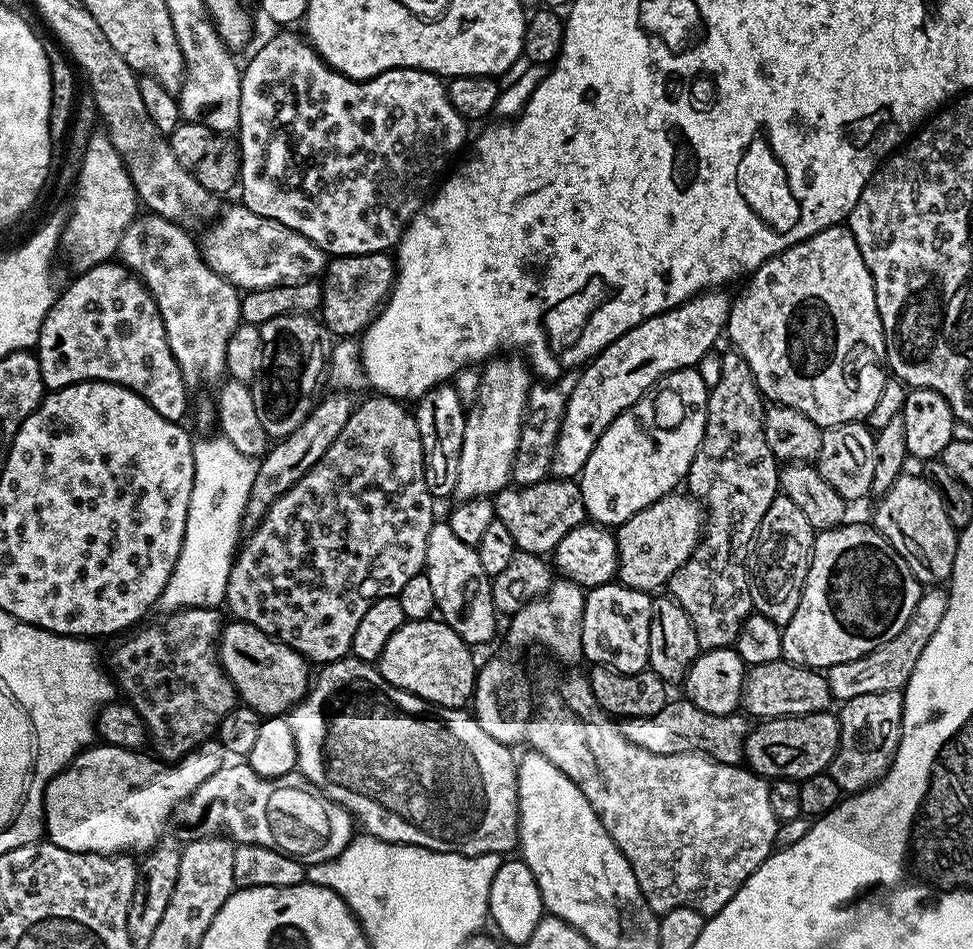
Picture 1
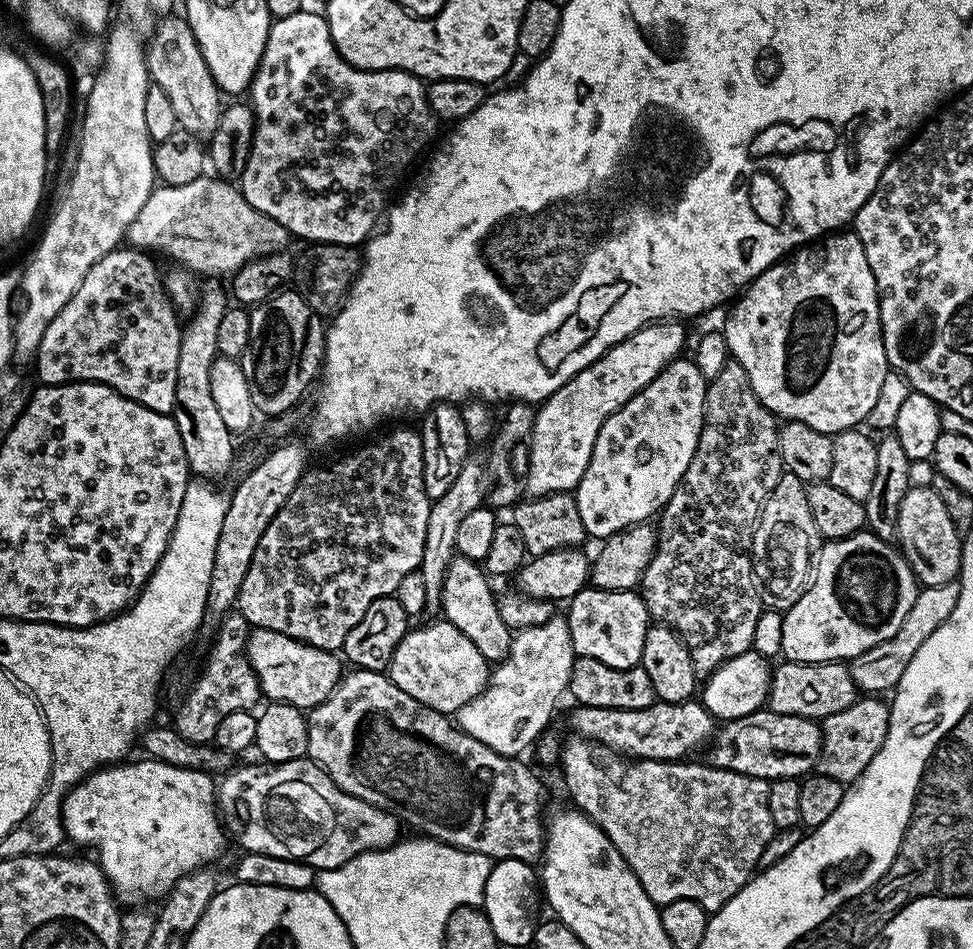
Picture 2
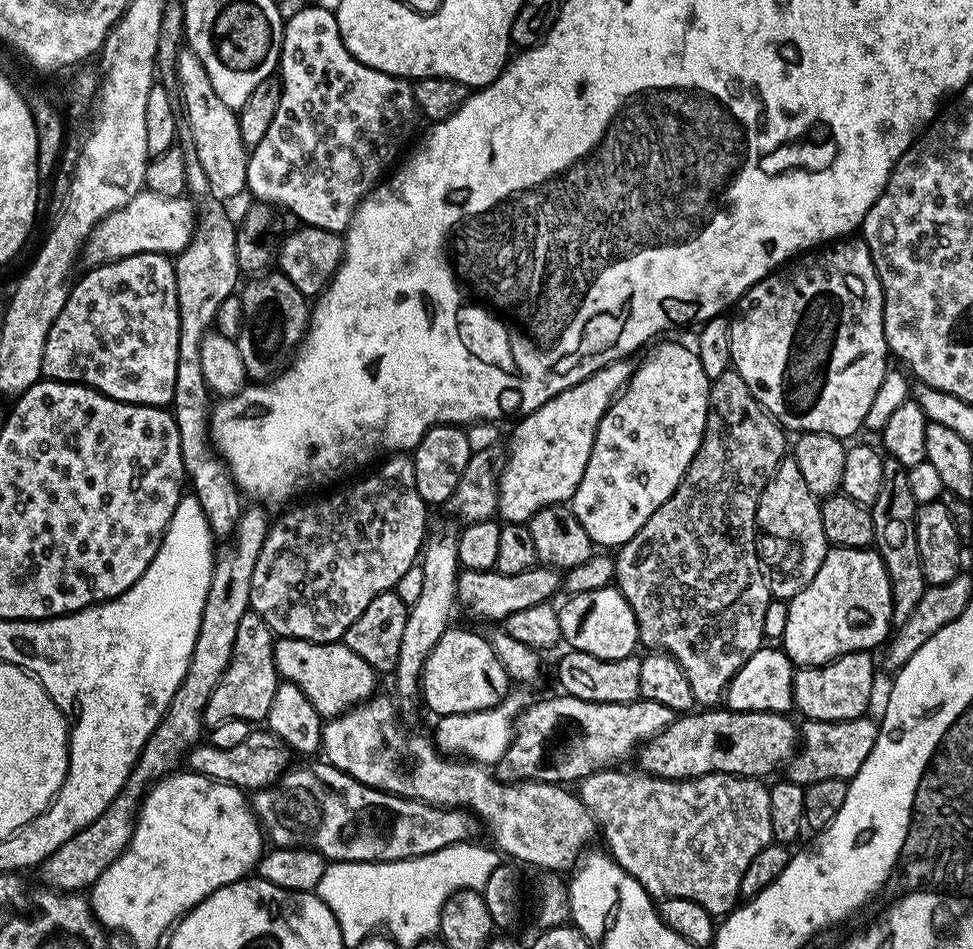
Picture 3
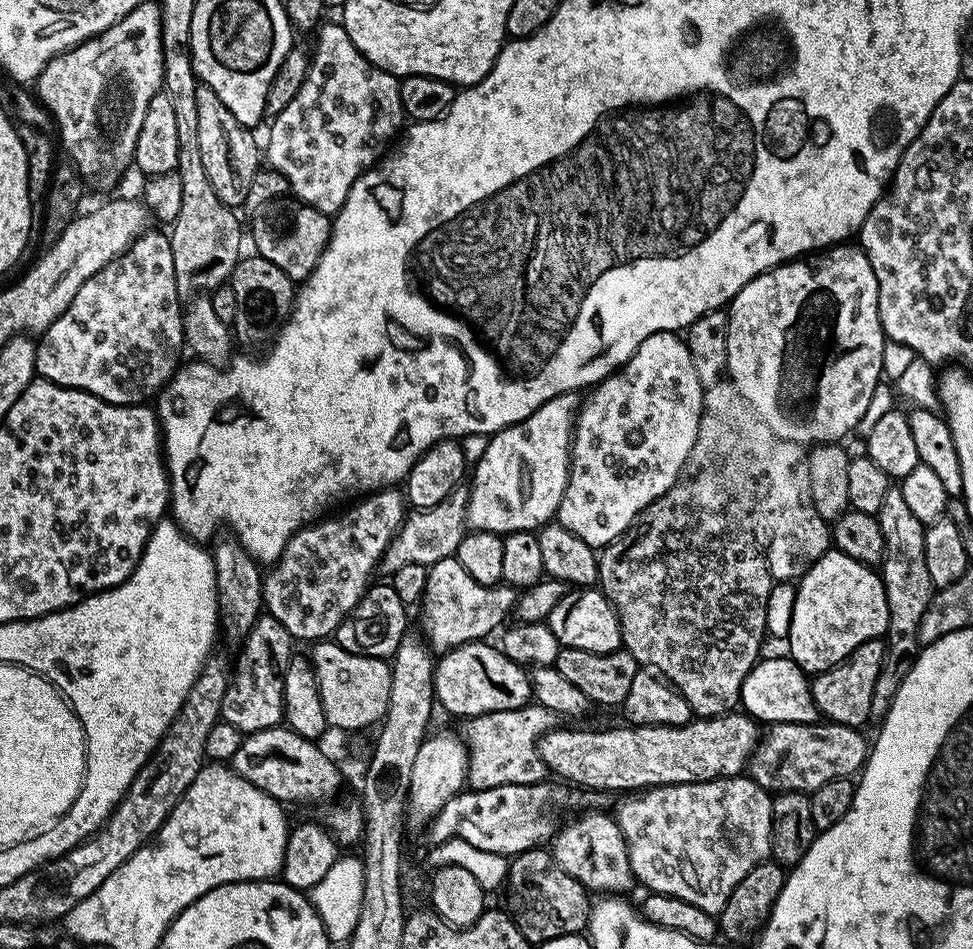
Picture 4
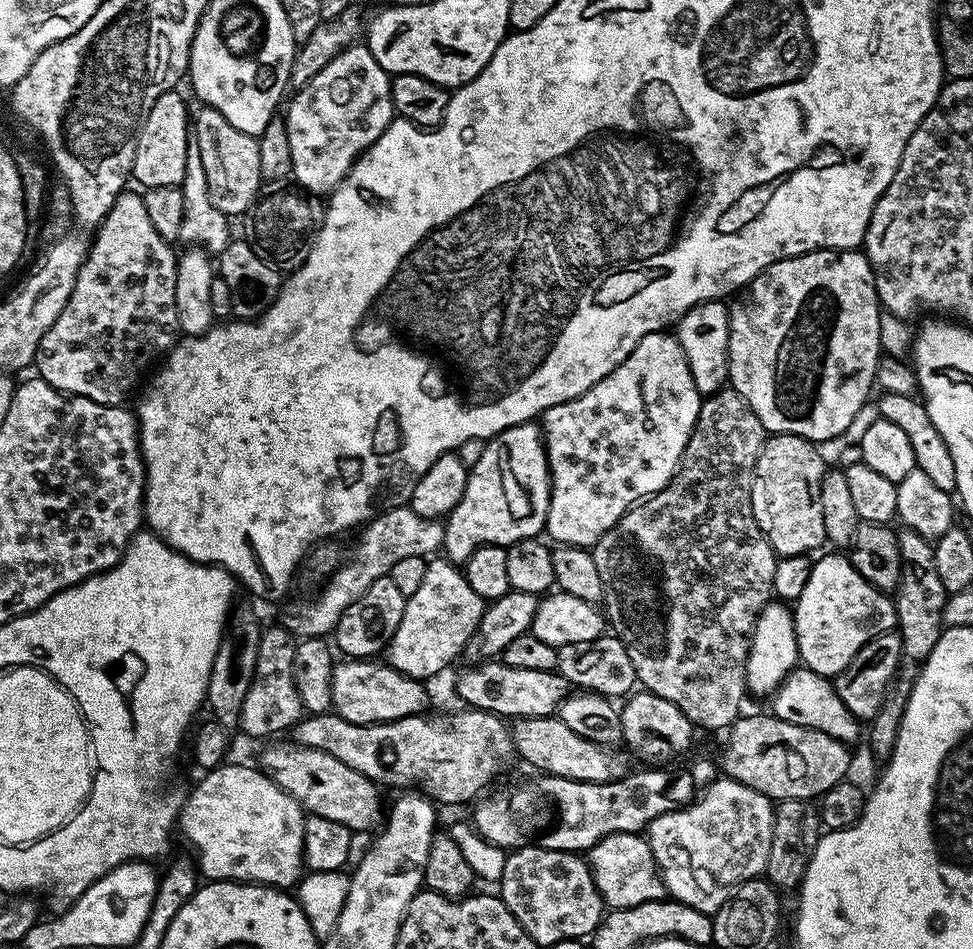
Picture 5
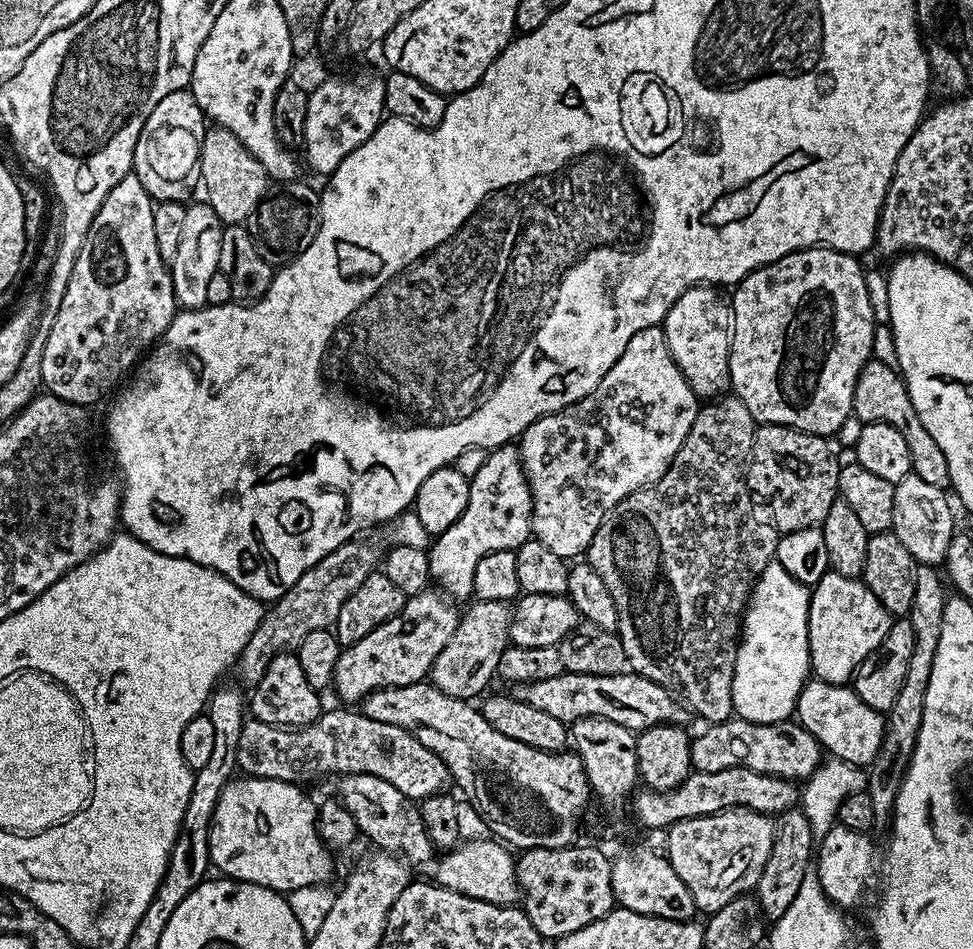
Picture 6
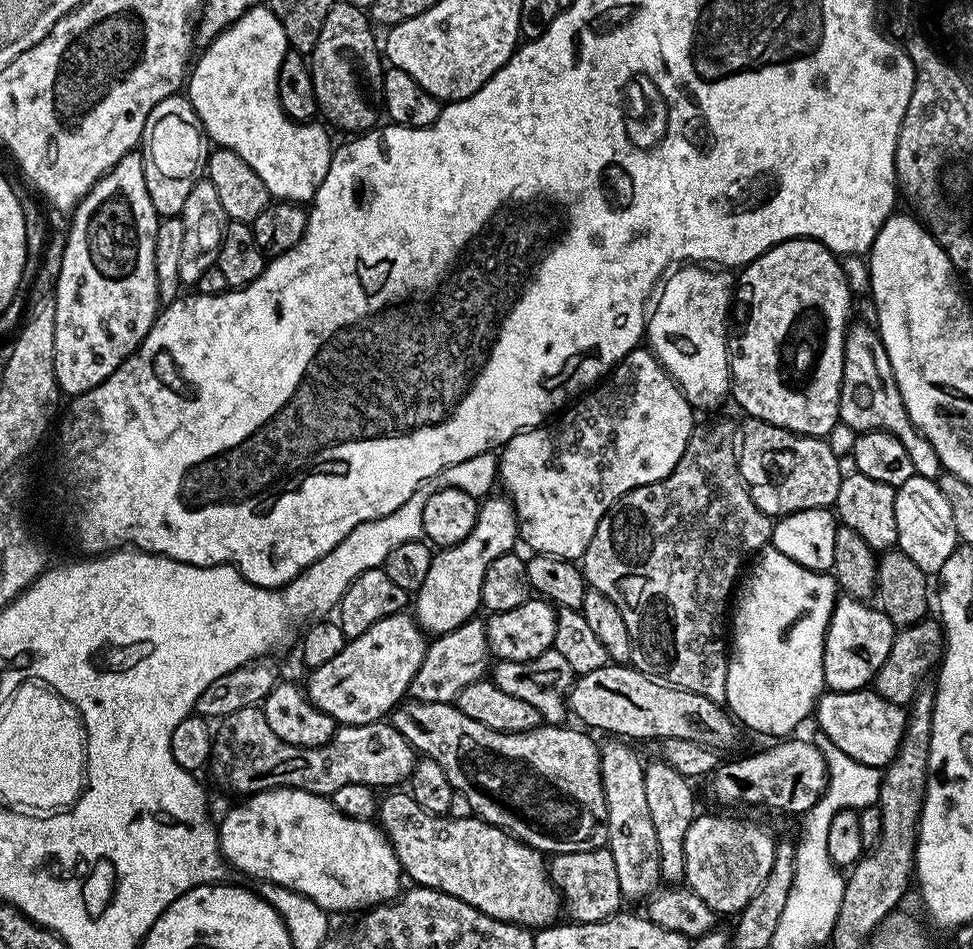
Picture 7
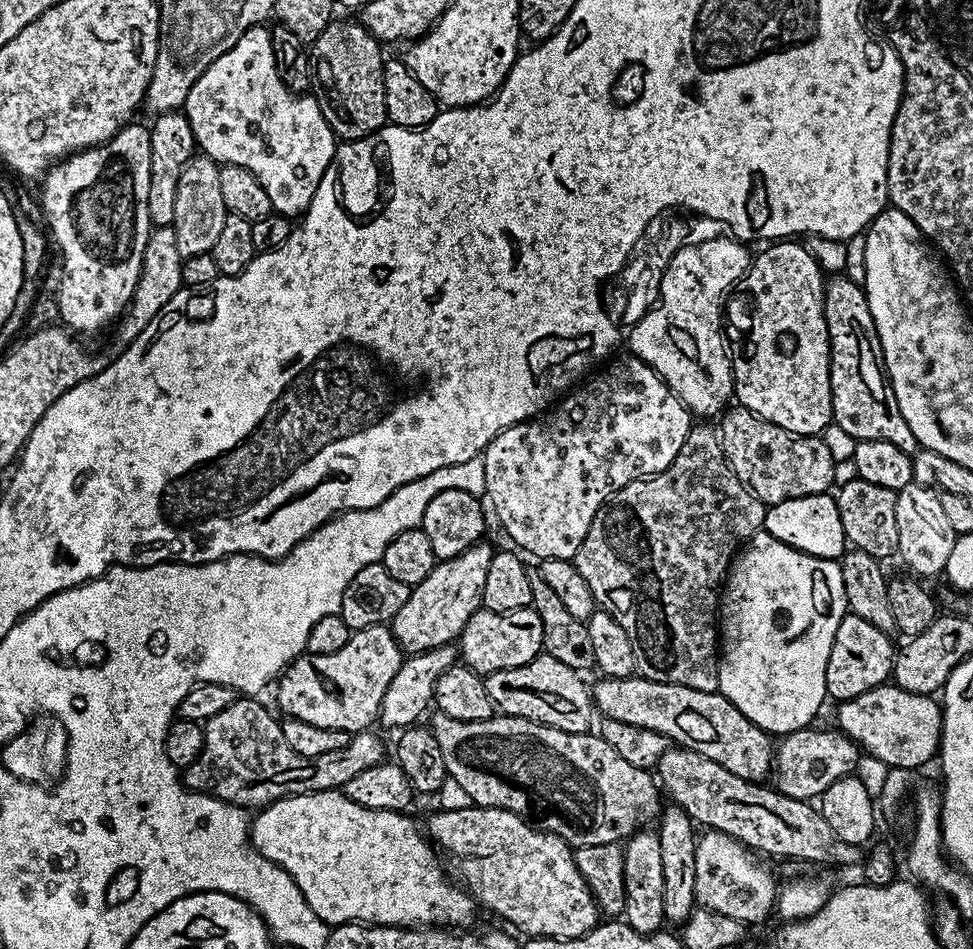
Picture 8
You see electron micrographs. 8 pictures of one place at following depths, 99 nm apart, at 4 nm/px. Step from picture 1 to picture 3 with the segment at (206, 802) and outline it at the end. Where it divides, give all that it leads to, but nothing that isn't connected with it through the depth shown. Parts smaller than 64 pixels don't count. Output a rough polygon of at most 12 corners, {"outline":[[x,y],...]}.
{"outline":[[333,764],[251,797],[275,847],[374,864],[471,841],[480,821]]}

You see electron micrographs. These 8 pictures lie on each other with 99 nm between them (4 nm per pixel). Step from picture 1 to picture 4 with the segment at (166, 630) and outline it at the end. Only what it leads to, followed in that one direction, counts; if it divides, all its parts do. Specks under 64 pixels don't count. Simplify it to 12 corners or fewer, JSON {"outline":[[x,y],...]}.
{"outline":[[278,618],[239,645],[220,719],[245,734],[281,727],[294,655]]}

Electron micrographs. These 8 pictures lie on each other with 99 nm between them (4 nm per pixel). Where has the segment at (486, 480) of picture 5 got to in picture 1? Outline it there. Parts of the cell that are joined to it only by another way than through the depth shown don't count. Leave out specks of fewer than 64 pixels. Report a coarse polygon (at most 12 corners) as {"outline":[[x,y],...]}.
{"outline":[[708,290],[634,326],[576,376],[551,475],[576,478],[602,434],[728,323]]}

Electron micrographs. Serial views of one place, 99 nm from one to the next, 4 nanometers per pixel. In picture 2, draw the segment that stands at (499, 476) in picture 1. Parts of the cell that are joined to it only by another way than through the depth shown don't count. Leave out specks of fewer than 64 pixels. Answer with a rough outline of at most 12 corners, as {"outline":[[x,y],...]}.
{"outline":[[469,458],[432,501],[418,571],[439,609],[458,529],[486,500],[486,464]]}

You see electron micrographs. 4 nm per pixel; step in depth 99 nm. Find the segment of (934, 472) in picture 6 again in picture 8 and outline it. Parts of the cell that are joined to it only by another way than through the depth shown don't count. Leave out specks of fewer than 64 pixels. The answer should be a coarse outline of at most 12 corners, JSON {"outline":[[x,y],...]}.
{"outline":[[824,285],[832,419],[912,454],[868,296]]}

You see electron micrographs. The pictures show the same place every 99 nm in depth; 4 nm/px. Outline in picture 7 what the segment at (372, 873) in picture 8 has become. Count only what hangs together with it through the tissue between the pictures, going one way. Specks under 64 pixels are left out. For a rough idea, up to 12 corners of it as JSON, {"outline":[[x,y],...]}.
{"outline":[[301,788],[218,824],[223,859],[329,914],[386,904],[379,823]]}

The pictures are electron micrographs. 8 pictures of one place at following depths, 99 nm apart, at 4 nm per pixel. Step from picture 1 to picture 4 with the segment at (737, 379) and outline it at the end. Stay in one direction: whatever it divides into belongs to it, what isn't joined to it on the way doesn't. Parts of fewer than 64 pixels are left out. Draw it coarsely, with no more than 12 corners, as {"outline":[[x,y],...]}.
{"outline":[[704,390],[680,478],[599,553],[623,651],[697,717],[761,659],[774,437]]}

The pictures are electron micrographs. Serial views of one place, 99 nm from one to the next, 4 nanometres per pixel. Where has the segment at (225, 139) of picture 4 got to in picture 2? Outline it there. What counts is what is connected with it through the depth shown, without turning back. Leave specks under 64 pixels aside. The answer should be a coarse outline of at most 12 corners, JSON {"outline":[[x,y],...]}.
{"outline":[[165,15],[146,45],[151,83],[177,125],[208,142],[222,93],[187,19]]}

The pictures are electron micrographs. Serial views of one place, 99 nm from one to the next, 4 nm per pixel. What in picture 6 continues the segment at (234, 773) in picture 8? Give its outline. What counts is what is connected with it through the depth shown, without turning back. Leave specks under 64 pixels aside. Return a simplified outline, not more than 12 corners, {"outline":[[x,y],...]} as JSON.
{"outline":[[351,707],[304,728],[245,719],[237,769],[297,786],[374,774],[417,802],[448,767]]}

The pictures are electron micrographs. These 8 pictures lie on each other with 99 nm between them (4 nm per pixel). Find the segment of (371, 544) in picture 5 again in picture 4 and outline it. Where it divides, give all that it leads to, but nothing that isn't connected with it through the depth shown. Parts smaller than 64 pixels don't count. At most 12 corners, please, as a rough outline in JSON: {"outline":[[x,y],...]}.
{"outline":[[468,488],[409,511],[384,552],[388,574],[455,556]]}

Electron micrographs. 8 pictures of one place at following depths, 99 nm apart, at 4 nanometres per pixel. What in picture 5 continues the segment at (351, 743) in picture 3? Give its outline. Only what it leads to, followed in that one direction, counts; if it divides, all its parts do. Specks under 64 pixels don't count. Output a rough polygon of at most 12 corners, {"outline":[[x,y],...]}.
{"outline":[[619,832],[586,859],[609,909],[663,900],[647,839]]}

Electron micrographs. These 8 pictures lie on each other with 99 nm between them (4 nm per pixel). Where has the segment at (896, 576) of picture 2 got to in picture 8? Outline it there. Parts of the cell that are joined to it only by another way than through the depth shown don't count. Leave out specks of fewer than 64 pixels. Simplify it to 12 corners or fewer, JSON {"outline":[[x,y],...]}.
{"outline":[[844,616],[830,662],[828,696],[843,702],[885,683],[889,633]]}

